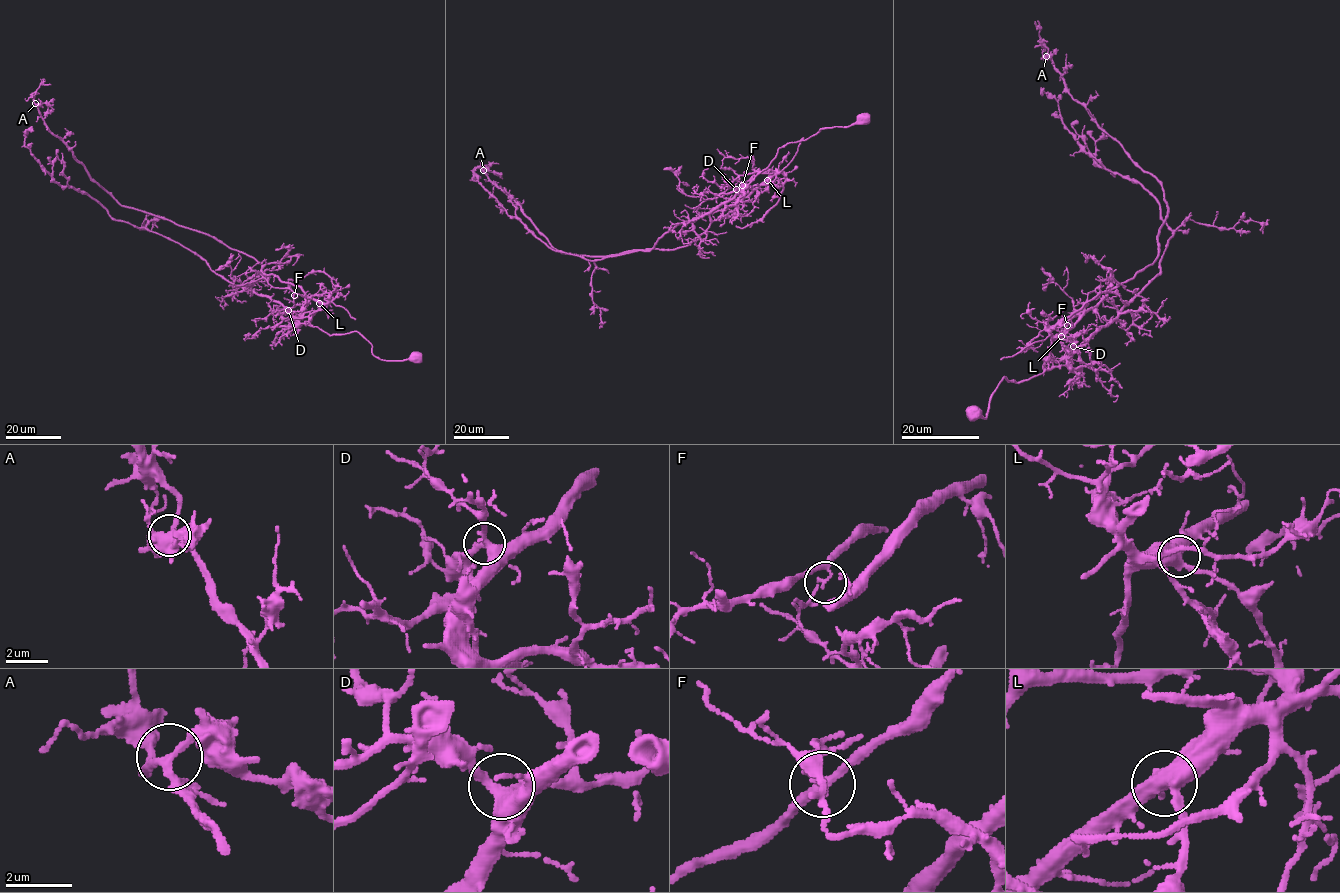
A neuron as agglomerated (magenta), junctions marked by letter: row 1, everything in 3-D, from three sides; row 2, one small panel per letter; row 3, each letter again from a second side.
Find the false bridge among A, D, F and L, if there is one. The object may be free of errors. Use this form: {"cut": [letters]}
{"cut": ["F"]}

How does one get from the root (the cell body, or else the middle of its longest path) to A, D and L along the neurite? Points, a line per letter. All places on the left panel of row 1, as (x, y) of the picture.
A: (416, 358), (381, 360), (357, 332), (330, 335), (310, 323), (323, 305), (253, 258), (121, 206), (35, 103)
D: (416, 358), (379, 359), (372, 353), (372, 345), (357, 332), (330, 335), (316, 326), (301, 323), (288, 310)
L: (416, 358), (381, 360), (357, 332), (330, 335), (313, 326), (308, 317), (323, 307), (319, 303)

